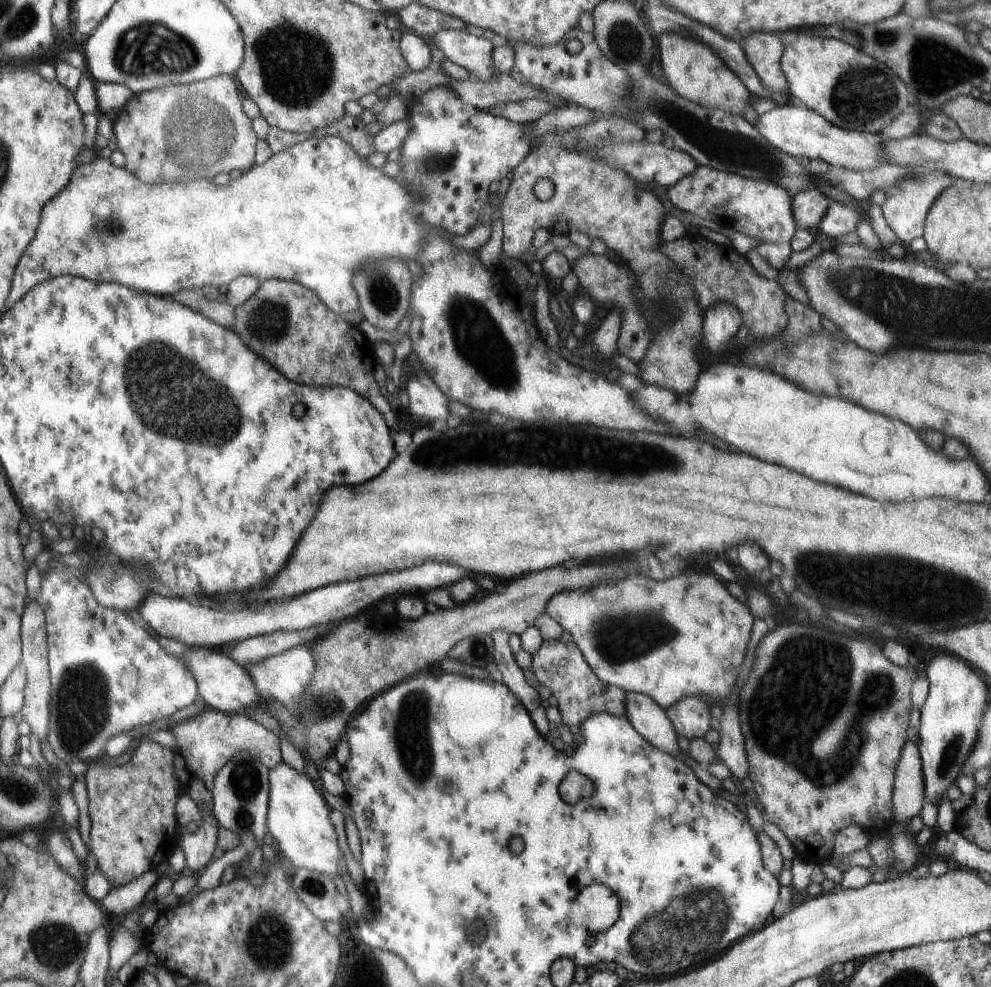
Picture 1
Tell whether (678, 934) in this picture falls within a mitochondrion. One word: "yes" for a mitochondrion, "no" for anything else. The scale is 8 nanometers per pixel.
yes

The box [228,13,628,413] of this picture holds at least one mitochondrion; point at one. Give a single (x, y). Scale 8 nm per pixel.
(295, 65)

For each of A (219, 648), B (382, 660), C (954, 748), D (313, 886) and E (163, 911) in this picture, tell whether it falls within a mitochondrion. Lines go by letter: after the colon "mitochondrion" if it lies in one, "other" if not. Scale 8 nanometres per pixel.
A: other
B: other
C: mitochondrion
D: mitochondrion
E: other

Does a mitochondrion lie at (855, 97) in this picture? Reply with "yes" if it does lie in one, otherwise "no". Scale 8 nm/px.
yes

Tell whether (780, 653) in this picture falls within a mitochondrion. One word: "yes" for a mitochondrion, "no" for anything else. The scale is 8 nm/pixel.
yes

